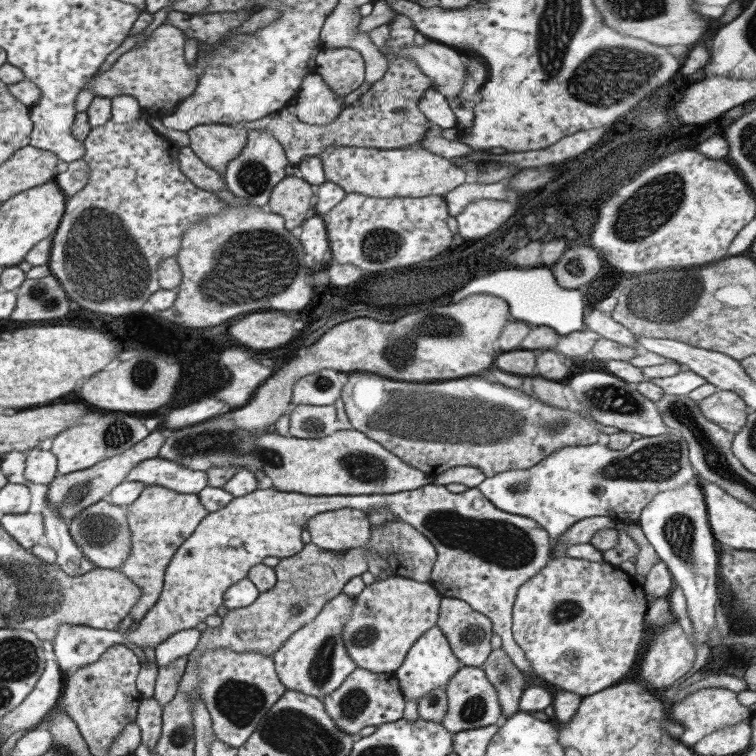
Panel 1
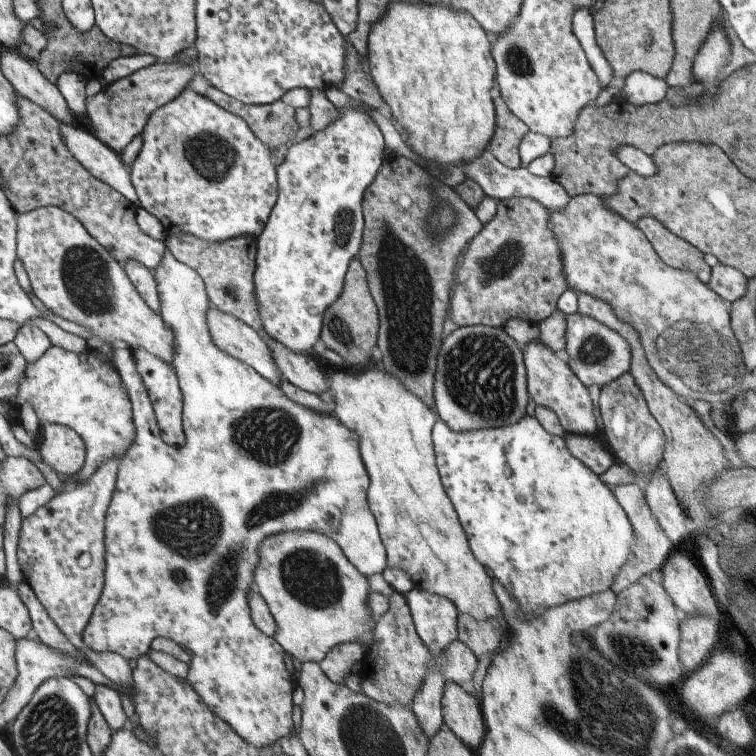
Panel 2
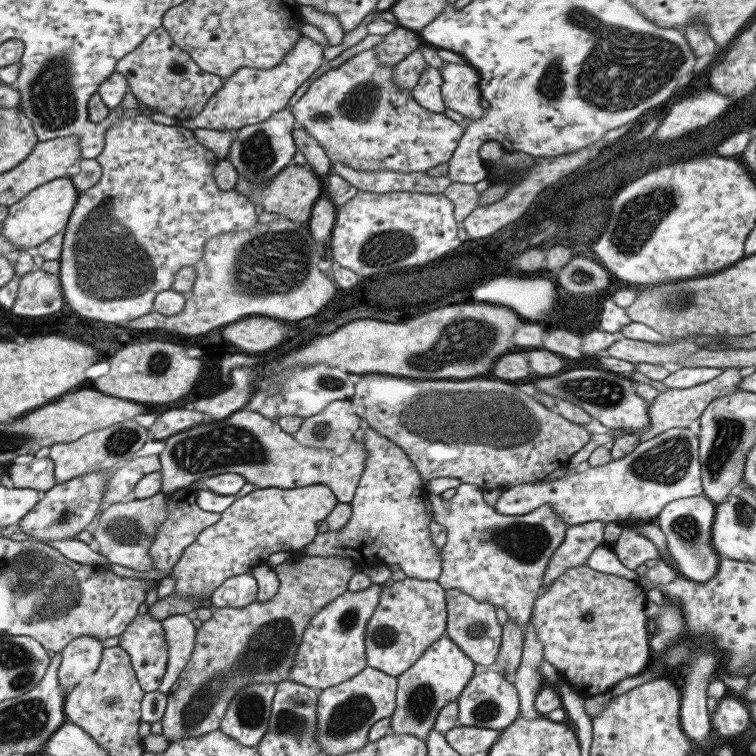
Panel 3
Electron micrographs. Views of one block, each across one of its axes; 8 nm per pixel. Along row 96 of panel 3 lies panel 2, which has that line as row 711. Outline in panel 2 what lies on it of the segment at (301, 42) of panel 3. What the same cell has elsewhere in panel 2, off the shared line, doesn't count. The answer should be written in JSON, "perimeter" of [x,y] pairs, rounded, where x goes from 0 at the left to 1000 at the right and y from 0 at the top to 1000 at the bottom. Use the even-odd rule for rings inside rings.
{"perimeter":[[[218,329],[218,336],[216,336],[216,341],[213,341],[213,347],[205,354],[201,365],[205,370],[210,397],[208,415],[210,415],[213,426],[229,442],[231,468],[229,468],[226,484],[233,495],[239,521],[239,561],[245,587],[237,591],[224,591],[213,583],[197,529],[192,516],[189,516],[187,503],[184,503],[184,497],[176,487],[175,467],[164,456],[149,458],[151,487],[167,515],[173,537],[173,556],[176,556],[179,577],[176,577],[176,586],[172,593],[168,593],[161,607],[157,607],[149,655],[142,669],[139,685],[136,685],[136,779],[131,792],[126,796],[115,828],[108,835],[107,847],[118,857],[118,861],[149,862],[157,865],[165,874],[181,873],[184,868],[196,864],[198,860],[197,853],[205,844],[213,843],[231,849],[239,858],[250,862],[253,873],[250,873],[249,888],[243,899],[247,905],[253,905],[253,910],[261,915],[266,929],[274,931],[274,937],[279,937],[279,942],[284,947],[298,952],[321,981],[335,984],[341,991],[352,989],[377,975],[384,975],[385,967],[389,964],[385,951],[388,934],[385,915],[388,915],[390,897],[377,884],[374,857],[368,854],[361,844],[356,844],[340,833],[335,823],[329,823],[332,817],[327,803],[327,786],[329,786],[328,778],[335,770],[335,754],[337,754],[340,741],[343,741],[340,722],[348,714],[353,714],[356,709],[364,709],[369,704],[417,704],[433,709],[435,714],[440,714],[440,718],[448,722],[450,730],[454,730],[456,739],[479,762],[488,765],[491,759],[504,759],[511,751],[512,738],[509,725],[500,712],[500,700],[493,680],[485,672],[485,661],[483,661],[488,632],[485,624],[483,624],[480,611],[475,606],[472,574],[470,571],[459,569],[442,550],[414,545],[414,542],[406,542],[401,537],[388,534],[385,529],[380,529],[380,524],[366,511],[356,508],[348,497],[336,492],[327,481],[312,476],[308,471],[298,468],[298,466],[292,466],[282,455],[276,434],[274,434],[274,410],[276,410],[278,401],[266,368],[253,354],[234,347]],[[284,844],[287,844],[287,854],[290,854],[290,870],[287,873],[284,873]]]}

